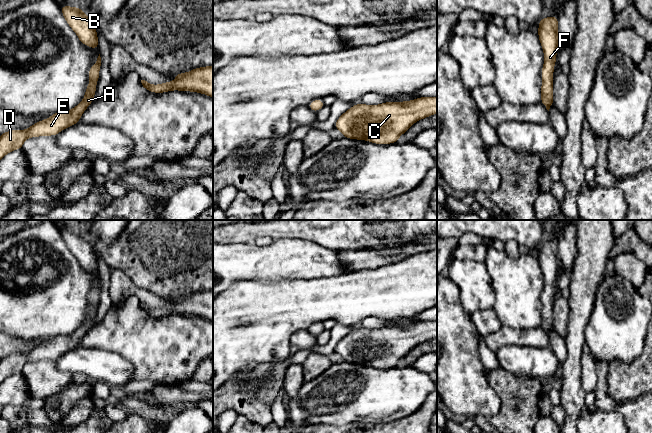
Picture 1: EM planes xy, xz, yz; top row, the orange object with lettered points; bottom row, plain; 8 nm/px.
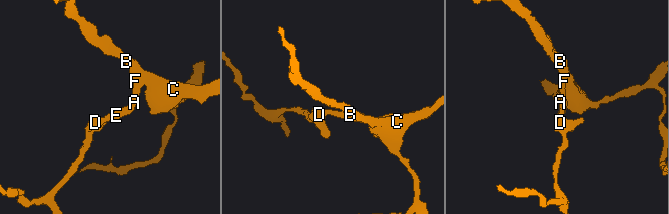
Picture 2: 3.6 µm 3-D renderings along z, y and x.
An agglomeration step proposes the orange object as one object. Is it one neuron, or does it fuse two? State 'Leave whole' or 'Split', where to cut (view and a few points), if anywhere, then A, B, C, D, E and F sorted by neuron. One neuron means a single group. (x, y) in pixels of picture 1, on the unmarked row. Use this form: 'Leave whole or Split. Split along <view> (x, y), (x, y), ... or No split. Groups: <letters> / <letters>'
Leave whole. No split. Groups: A B C D E F

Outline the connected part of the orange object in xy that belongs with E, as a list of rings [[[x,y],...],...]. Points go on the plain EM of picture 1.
[[[100,278],[97,285],[89,293],[88,299],[91,304],[86,312],[83,324],[71,334],[59,335],[50,342],[38,345],[26,354],[10,354],[0,359],[0,384],[13,374],[22,373],[27,362],[39,360],[56,360],[60,355],[80,346],[80,341],[87,331],[94,325],[96,308],[99,304],[101,290]]]

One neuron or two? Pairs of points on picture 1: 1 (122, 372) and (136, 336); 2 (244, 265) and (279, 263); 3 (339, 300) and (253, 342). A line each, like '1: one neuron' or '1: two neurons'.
1: two neurons
2: one neuron
3: one neuron

